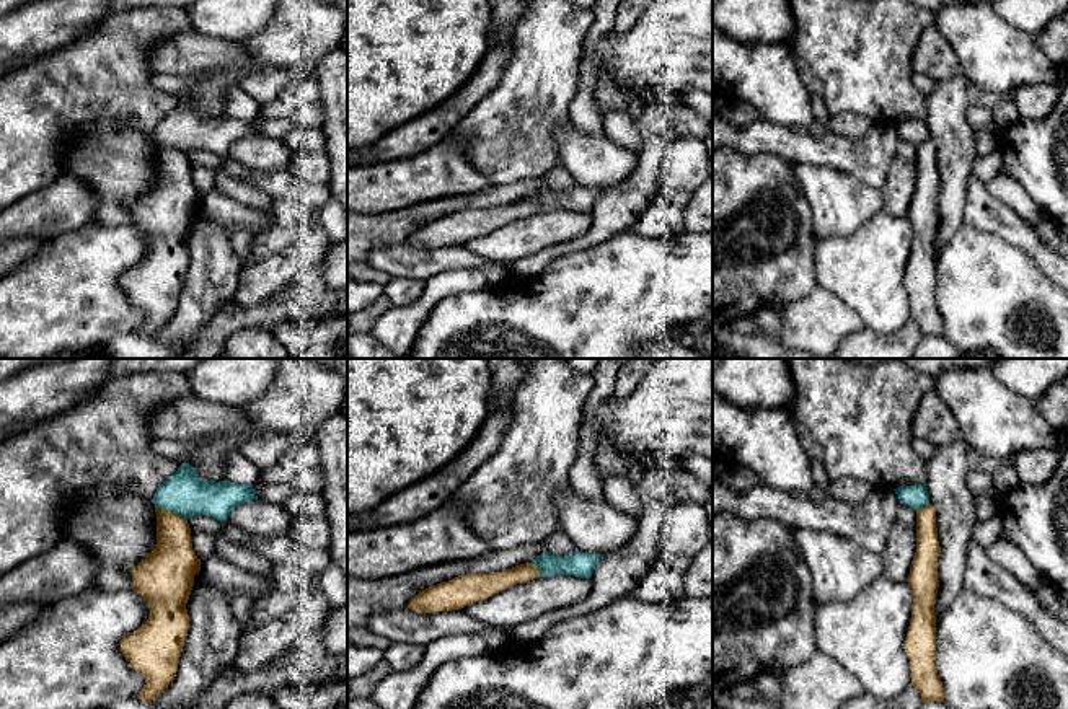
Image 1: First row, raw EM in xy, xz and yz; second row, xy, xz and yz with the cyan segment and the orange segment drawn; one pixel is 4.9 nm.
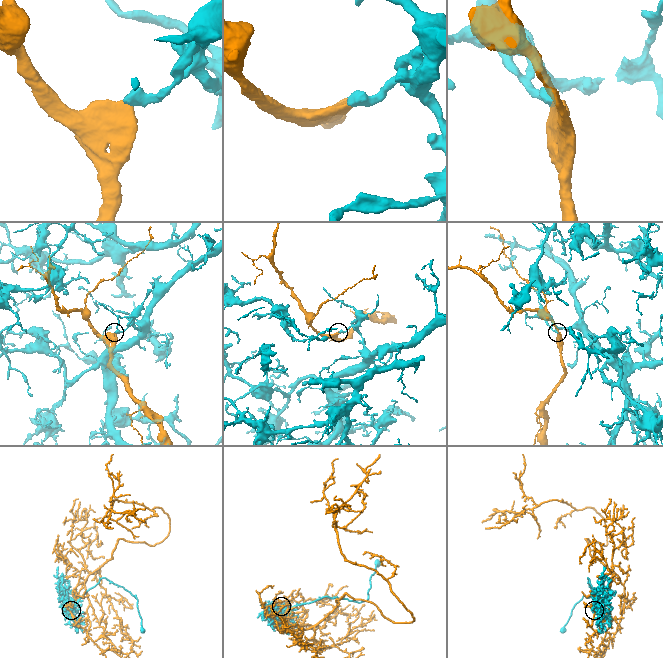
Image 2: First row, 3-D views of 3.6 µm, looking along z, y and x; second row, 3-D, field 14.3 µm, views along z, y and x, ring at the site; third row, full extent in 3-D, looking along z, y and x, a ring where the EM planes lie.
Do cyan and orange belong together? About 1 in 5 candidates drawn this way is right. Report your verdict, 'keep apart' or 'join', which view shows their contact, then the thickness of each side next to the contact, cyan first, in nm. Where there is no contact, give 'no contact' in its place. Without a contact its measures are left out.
keep apart; meets cyan in xy; 220 nm thick on the cyan side, 220 nm on the other

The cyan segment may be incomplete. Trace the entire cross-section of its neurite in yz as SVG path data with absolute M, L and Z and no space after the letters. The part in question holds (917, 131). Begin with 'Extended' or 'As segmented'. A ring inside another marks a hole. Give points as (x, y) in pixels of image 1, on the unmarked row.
As segmented. M915 119L915 121L898 121L894 124L900 139L910 140L915 145L920 145L921 142L929 139L929 129L926 126L925 119Z

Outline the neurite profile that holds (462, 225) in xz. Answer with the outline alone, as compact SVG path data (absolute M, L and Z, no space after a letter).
M528 197L502 207L458 210L419 227L409 235L408 243L416 248L461 244L471 238L486 235L499 225L538 212L540 204Z

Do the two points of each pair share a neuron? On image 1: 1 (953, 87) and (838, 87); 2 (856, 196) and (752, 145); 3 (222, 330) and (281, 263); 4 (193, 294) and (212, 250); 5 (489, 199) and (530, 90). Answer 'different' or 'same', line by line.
1: different
2: different
3: different
4: same
5: different

